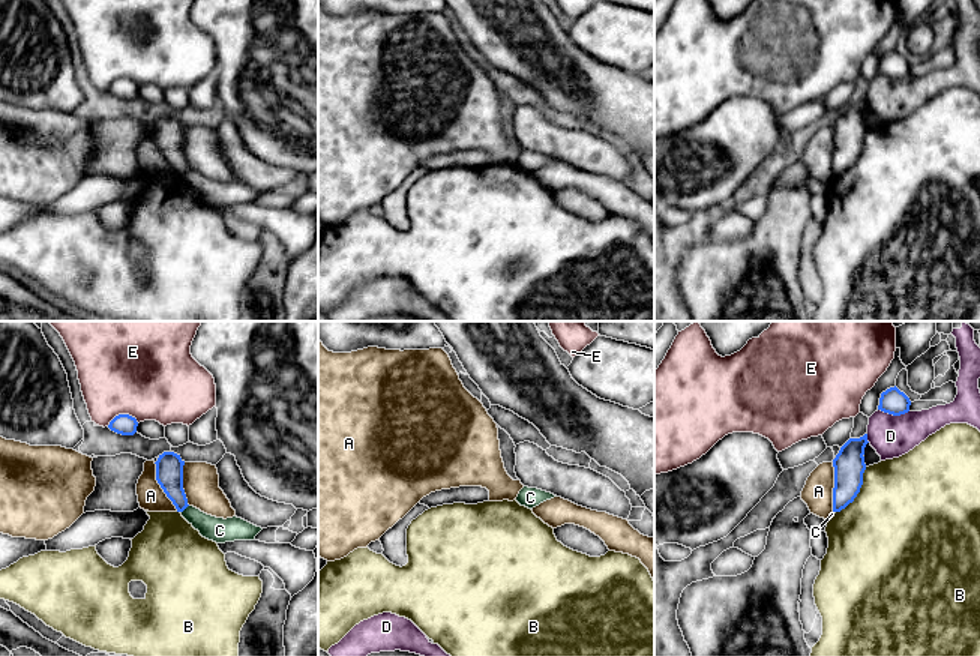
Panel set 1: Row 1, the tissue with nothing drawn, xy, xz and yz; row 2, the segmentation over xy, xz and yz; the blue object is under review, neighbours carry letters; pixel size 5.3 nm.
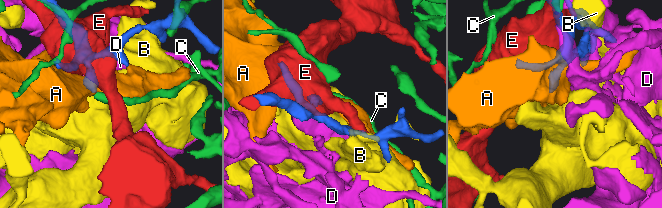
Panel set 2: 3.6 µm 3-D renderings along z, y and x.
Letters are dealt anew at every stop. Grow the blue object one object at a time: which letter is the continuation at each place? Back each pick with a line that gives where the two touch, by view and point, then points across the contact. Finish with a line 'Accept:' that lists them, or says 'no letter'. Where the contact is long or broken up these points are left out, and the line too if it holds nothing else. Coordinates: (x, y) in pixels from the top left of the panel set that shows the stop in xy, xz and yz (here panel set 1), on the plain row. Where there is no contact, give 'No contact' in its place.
Accept: no letter

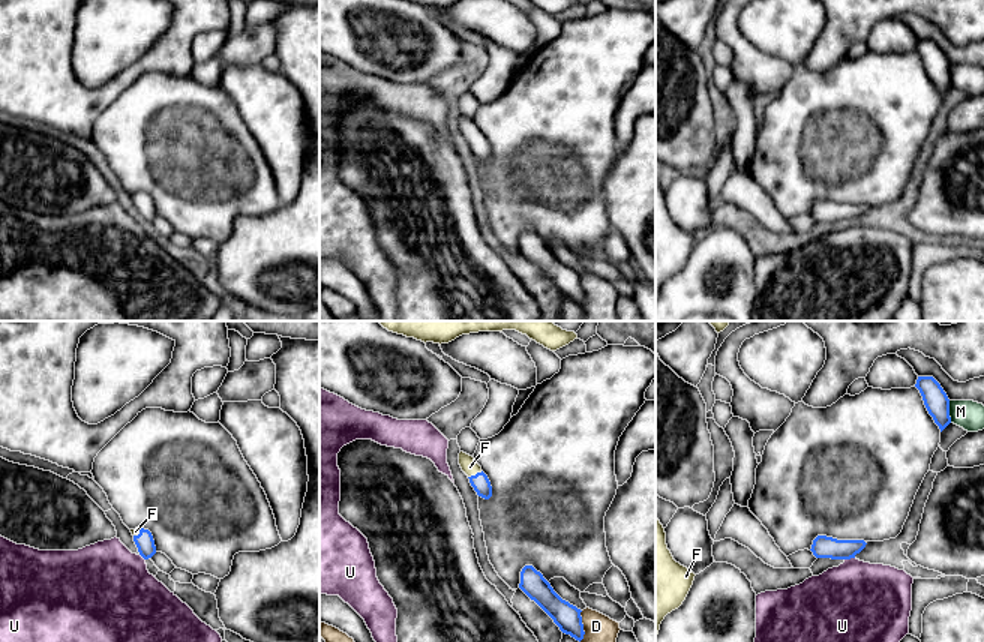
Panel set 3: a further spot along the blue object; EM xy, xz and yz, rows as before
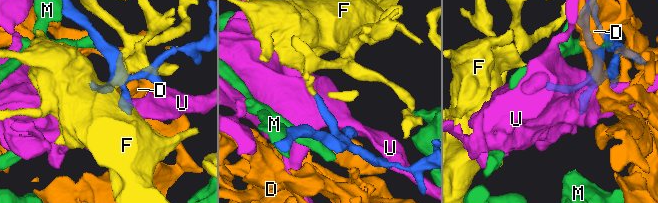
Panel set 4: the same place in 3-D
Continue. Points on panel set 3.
F: Touches blue at xz (476, 138). Path across: xz (480, 146), (476, 138), (470, 131)
Accept: F

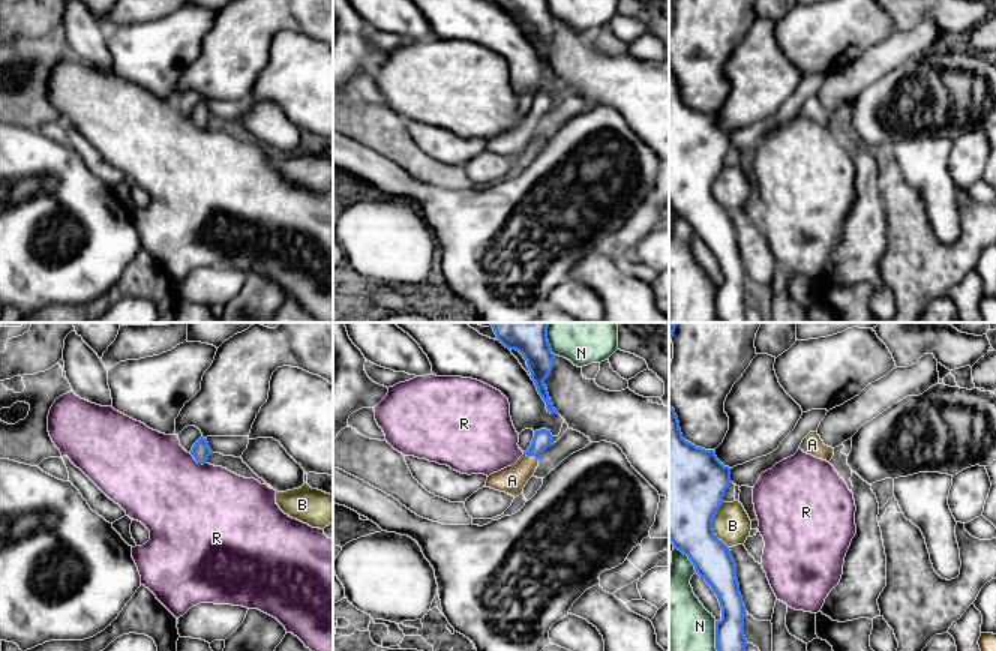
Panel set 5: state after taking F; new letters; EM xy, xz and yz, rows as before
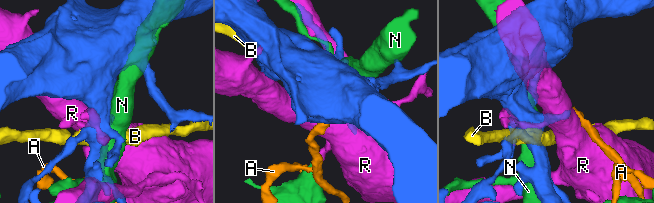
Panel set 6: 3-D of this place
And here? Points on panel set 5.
A: Touches blue at xz (531, 119). Path across: xz (542, 104), (531, 119), (527, 129), (512, 144)
Accept: A

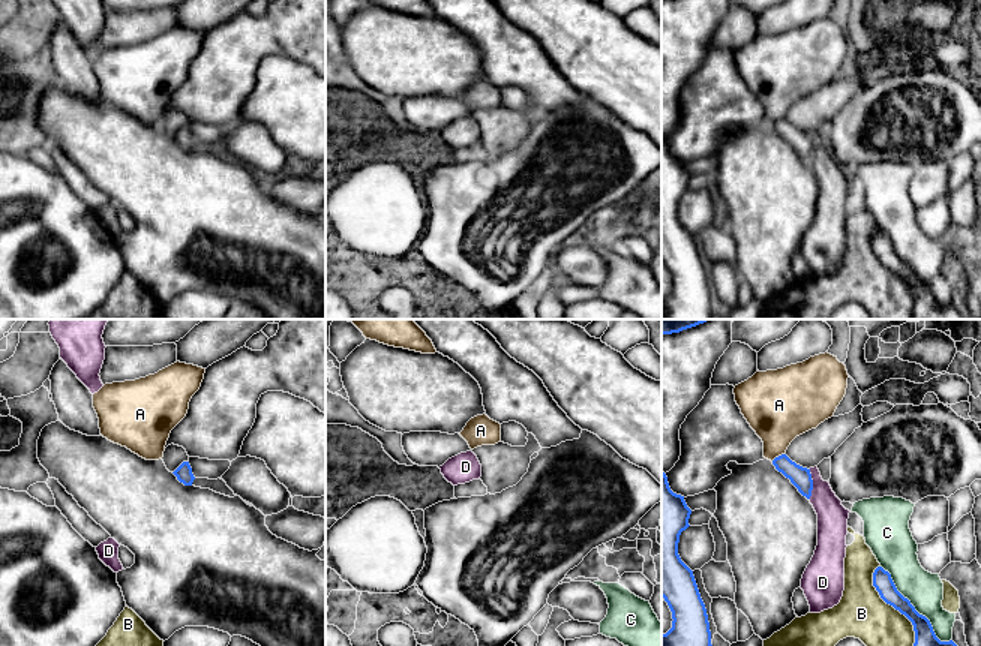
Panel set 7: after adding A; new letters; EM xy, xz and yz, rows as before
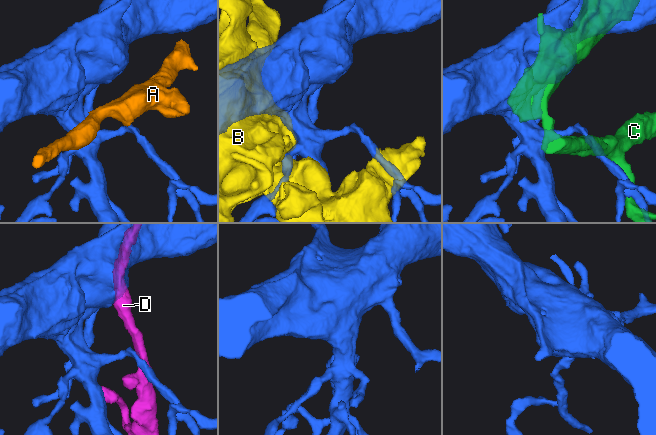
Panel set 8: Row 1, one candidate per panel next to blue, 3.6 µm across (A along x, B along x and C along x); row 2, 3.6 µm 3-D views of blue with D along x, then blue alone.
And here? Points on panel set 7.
Accept: no letter

